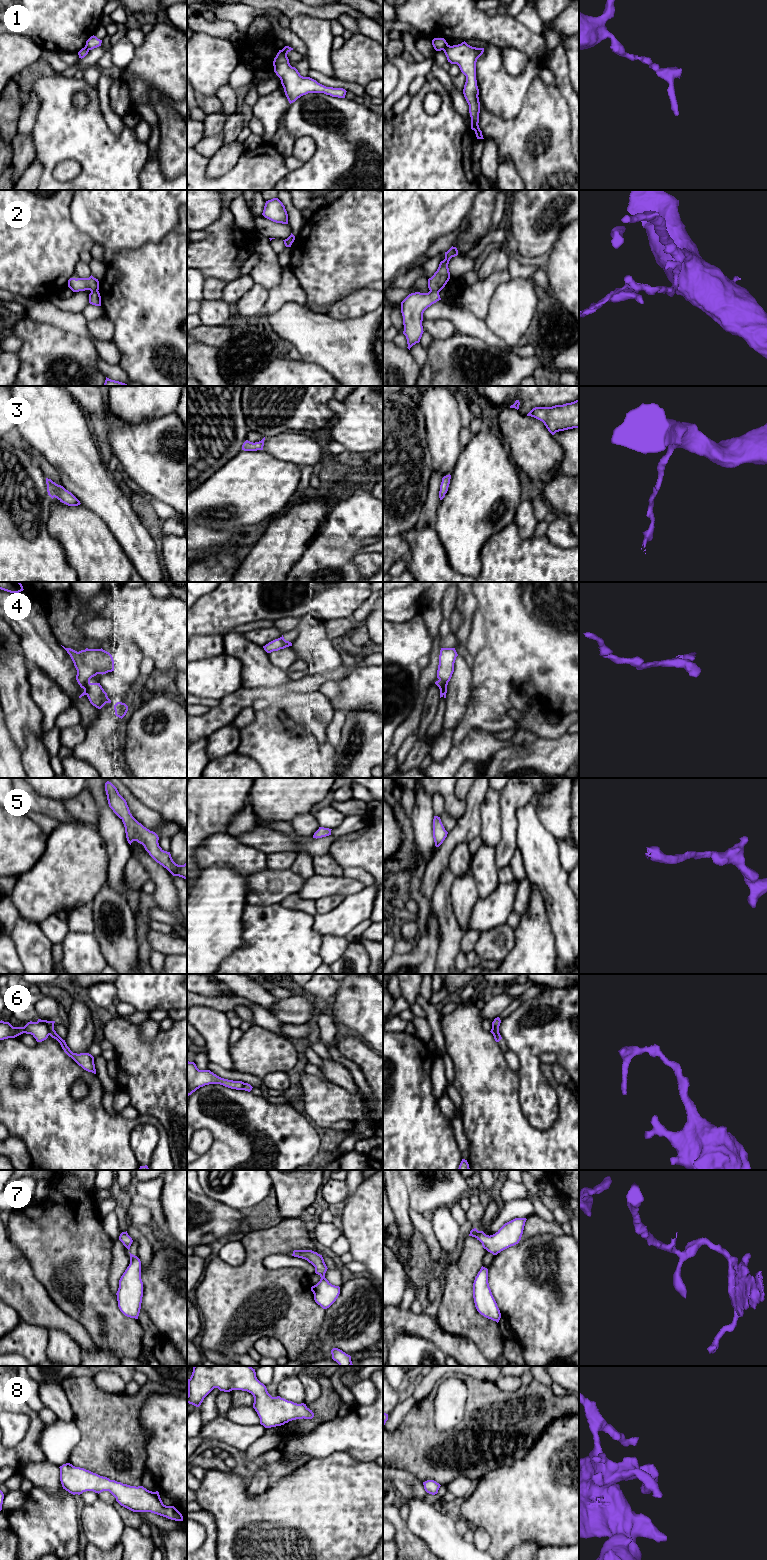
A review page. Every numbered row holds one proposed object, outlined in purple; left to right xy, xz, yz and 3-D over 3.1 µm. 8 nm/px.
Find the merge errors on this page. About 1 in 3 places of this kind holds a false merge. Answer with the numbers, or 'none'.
1, 2, 4, 6

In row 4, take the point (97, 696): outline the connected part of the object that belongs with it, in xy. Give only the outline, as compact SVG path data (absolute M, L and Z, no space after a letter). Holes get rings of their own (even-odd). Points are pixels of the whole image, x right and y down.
M86 682L86 695L90 703L98 709L101 709L106 703L111 703L107 693L104 691L100 683Z

